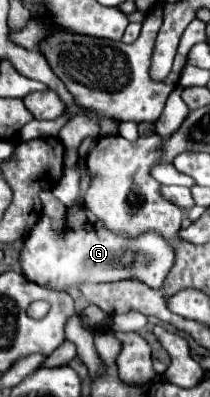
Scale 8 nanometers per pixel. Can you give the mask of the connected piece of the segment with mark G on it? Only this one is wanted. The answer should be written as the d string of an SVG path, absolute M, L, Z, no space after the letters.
M79 163L75 167L63 167L63 175L55 185L53 195L65 205L65 223L59 231L55 231L51 219L43 215L29 231L19 251L21 273L25 279L53 291L67 291L69 287L77 287L81 283L115 283L125 279L135 279L149 285L151 289L161 289L169 269L175 265L173 245L157 231L125 237L107 229L97 217L89 213L87 207L77 205L81 197L79 179Z

